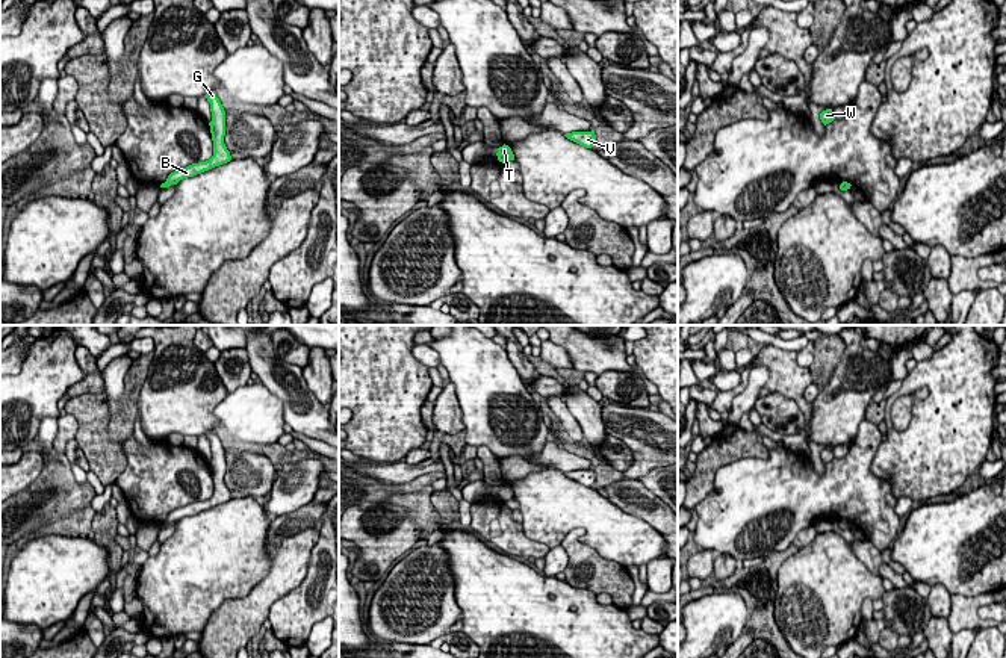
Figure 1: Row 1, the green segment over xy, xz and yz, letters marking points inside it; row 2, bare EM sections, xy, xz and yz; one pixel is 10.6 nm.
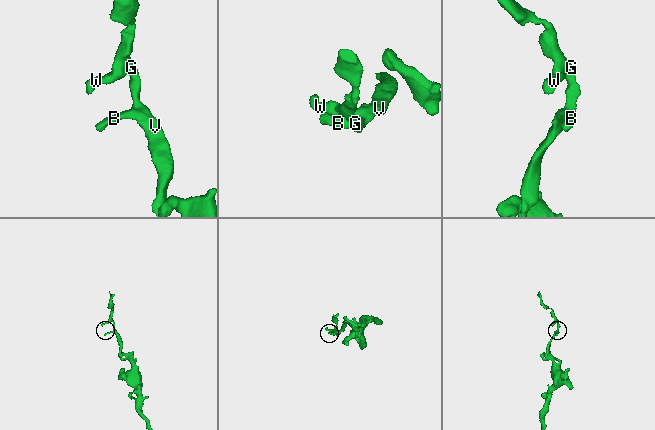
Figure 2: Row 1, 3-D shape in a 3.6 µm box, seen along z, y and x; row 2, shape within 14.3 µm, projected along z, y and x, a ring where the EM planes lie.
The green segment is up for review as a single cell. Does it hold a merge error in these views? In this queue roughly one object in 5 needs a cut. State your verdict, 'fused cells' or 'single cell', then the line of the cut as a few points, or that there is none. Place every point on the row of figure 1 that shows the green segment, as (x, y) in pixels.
single cell | no cut

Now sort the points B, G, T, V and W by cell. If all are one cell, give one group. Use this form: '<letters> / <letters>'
B G T V W

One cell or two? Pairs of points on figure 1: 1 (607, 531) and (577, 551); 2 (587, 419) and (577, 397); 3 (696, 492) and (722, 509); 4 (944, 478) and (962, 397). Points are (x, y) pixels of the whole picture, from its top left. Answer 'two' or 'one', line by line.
1: two
2: one
3: two
4: one

